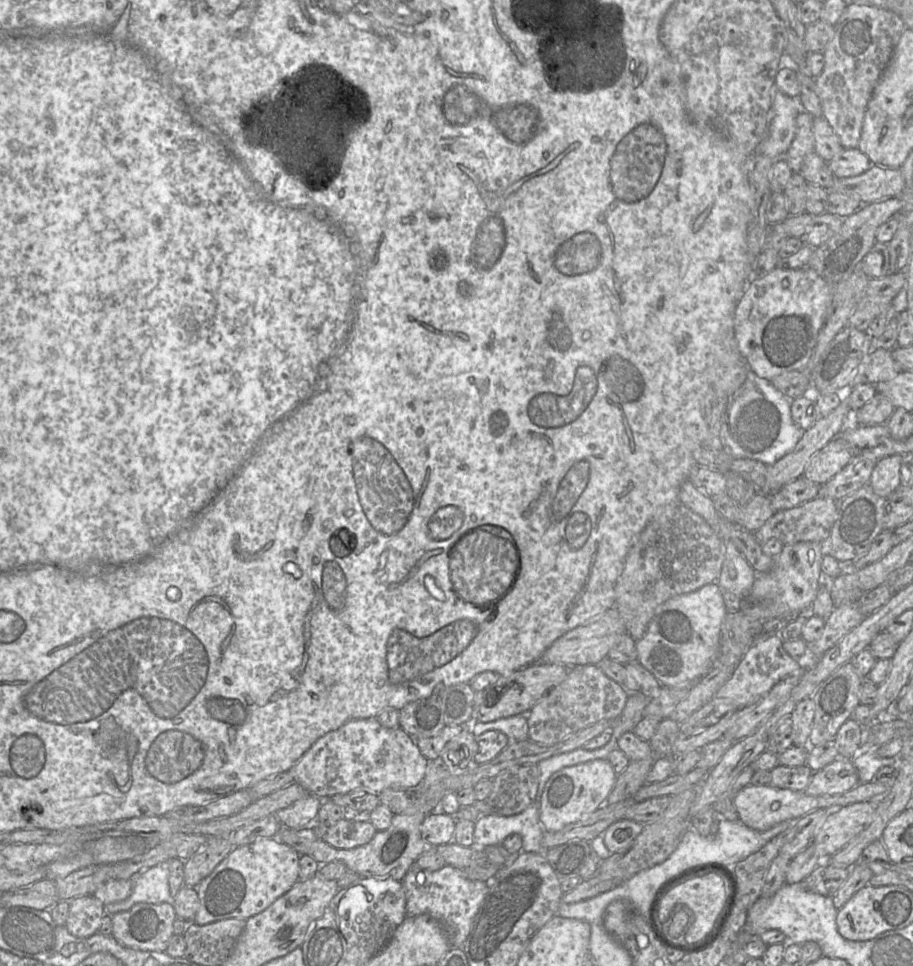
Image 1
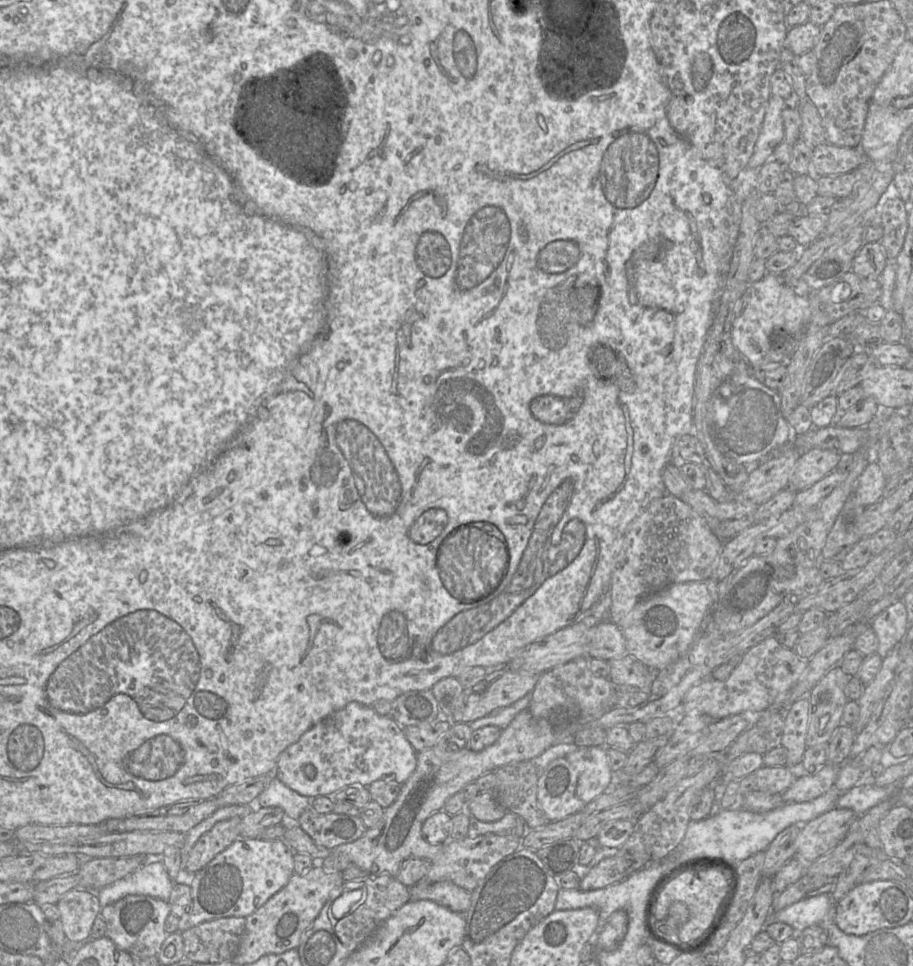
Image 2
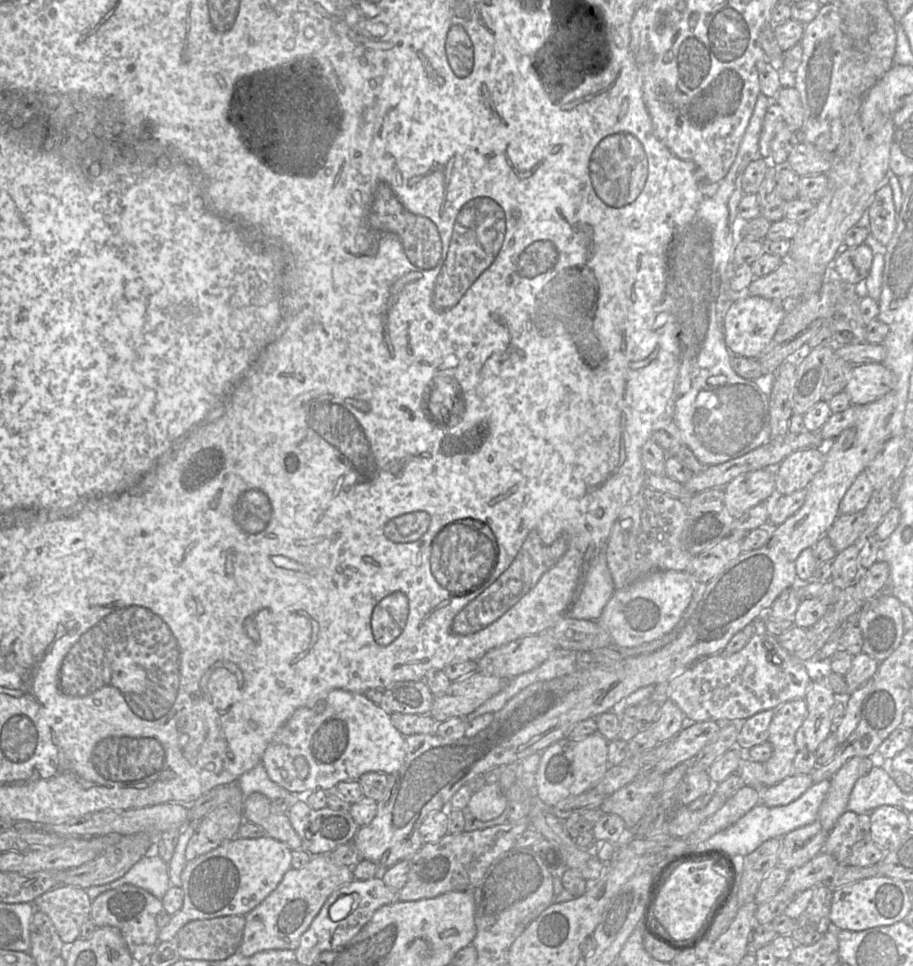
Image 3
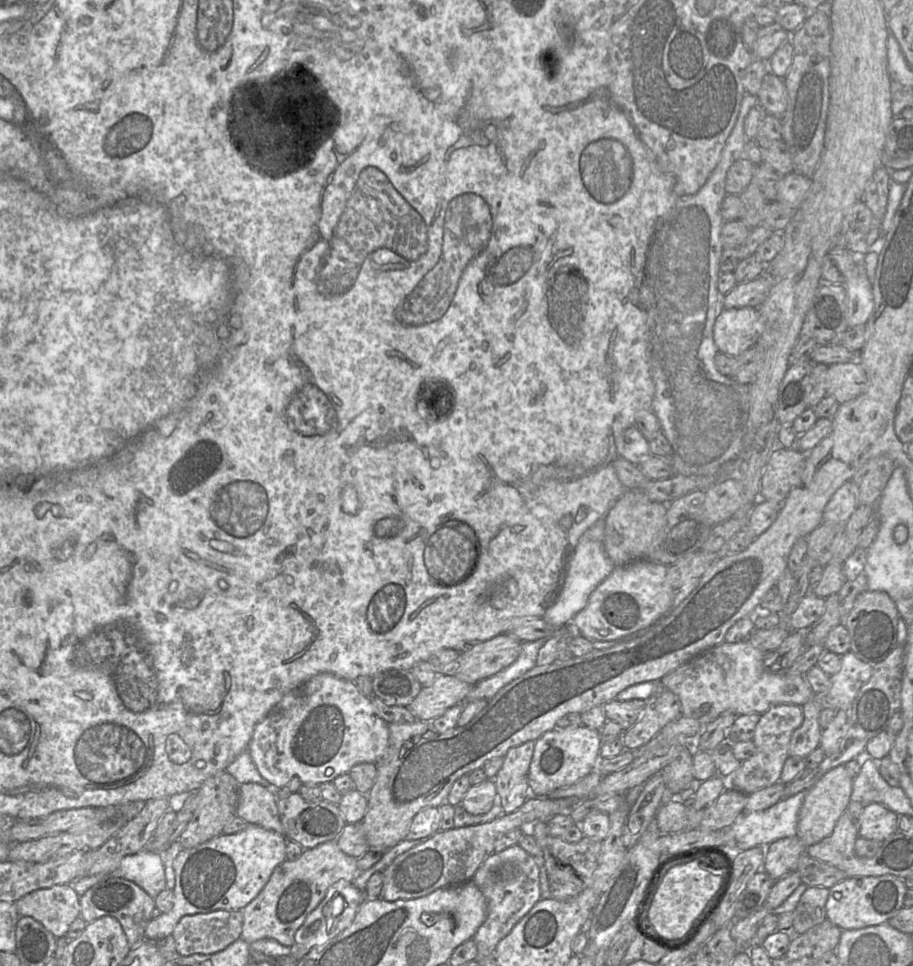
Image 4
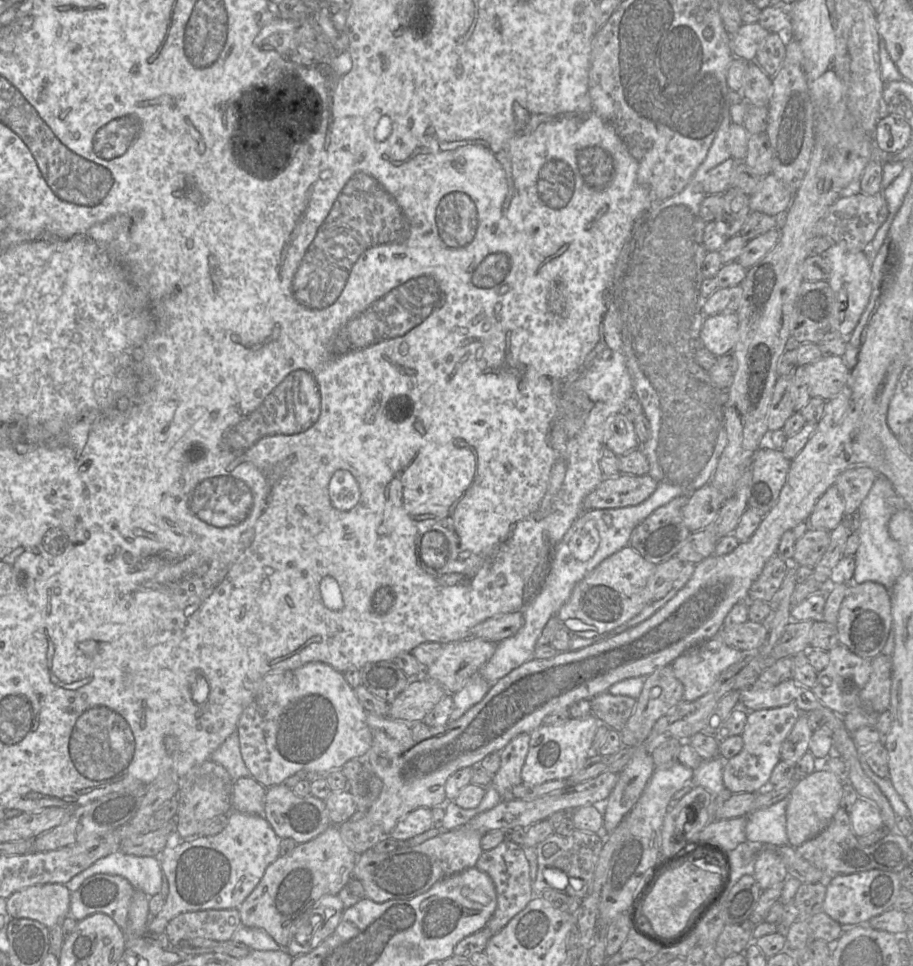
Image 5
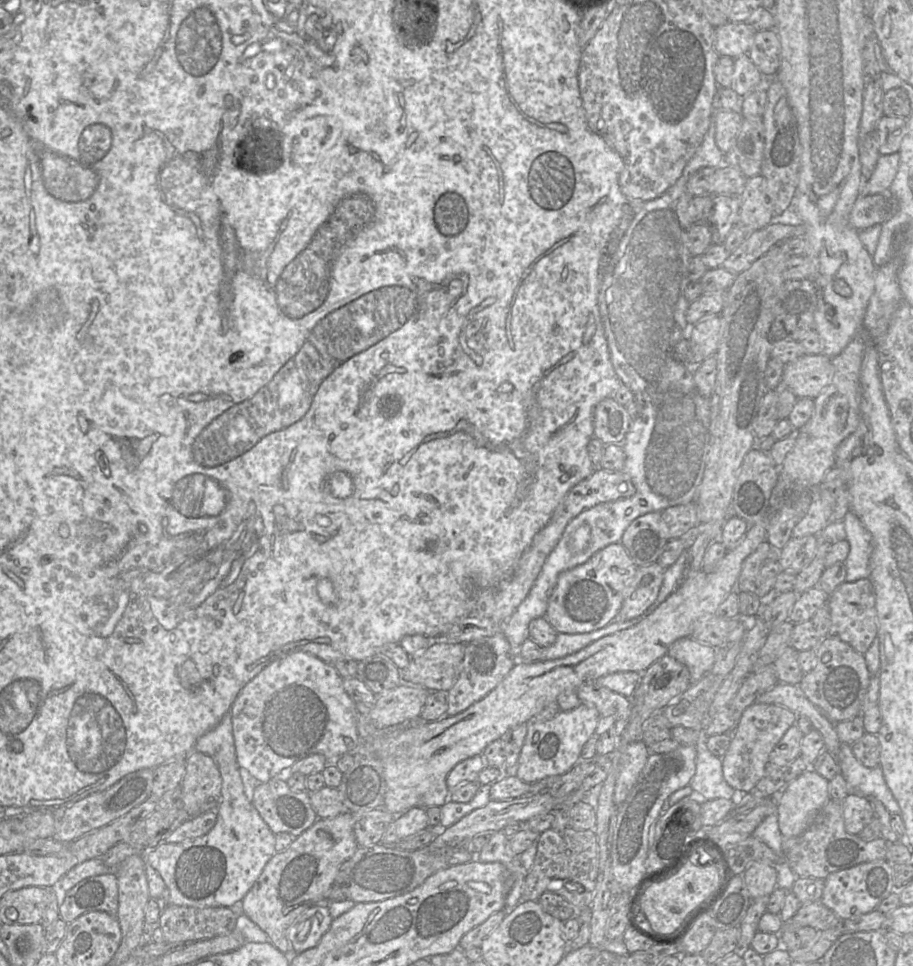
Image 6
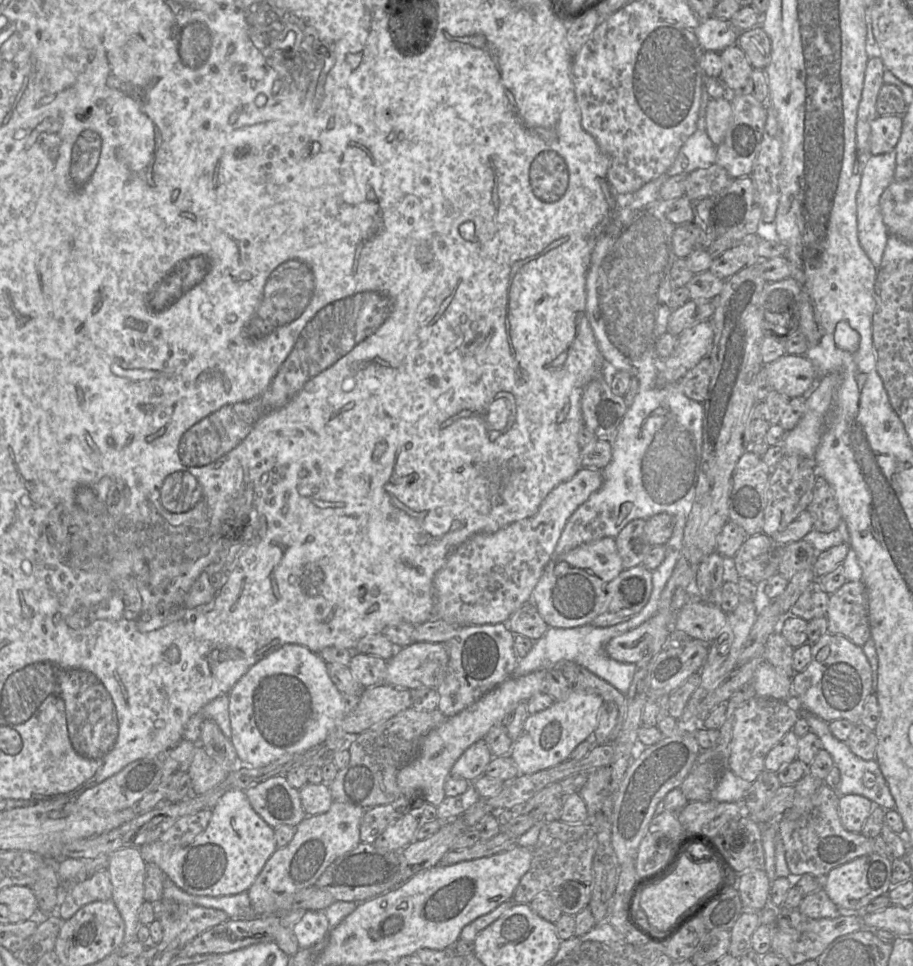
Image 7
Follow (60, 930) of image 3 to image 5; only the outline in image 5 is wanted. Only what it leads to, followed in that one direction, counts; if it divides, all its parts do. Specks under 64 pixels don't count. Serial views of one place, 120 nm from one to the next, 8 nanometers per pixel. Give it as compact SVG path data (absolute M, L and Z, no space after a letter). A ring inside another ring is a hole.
M64 884L30 886L6 899L6 911L12 919L31 919L49 928L69 914L70 896Z

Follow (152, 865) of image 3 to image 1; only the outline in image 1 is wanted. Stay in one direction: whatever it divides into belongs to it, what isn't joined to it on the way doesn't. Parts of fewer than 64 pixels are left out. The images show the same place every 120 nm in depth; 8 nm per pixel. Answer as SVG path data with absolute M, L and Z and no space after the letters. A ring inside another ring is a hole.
M159 864L140 872L133 878L133 890L123 901L104 905L105 914L114 915L129 910L137 903L172 903L166 864Z

